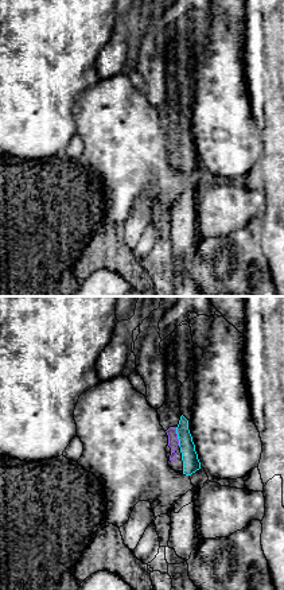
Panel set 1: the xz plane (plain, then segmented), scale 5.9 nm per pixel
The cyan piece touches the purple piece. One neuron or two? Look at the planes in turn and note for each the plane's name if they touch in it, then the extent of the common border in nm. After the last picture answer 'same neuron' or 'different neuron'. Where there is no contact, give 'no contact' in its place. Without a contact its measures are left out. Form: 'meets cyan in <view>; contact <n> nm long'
meets cyan in xz; contact 110 nm long

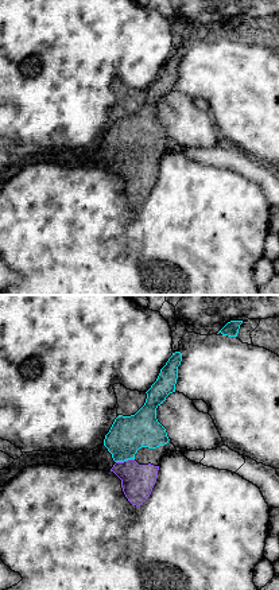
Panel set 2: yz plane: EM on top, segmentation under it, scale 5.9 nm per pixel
meets cyan in yz; contact 110 nm long

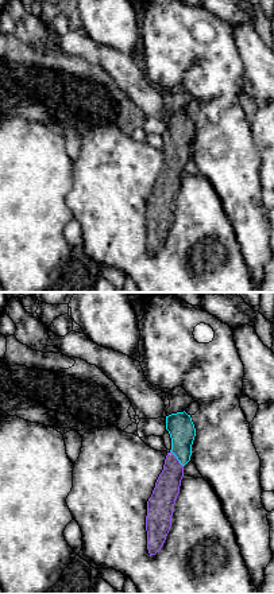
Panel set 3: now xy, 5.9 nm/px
meets cyan in xy; contact 130 nm long

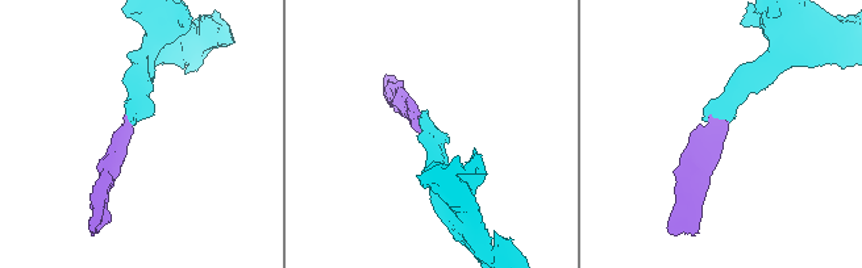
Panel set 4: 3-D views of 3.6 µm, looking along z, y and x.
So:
same neuron

